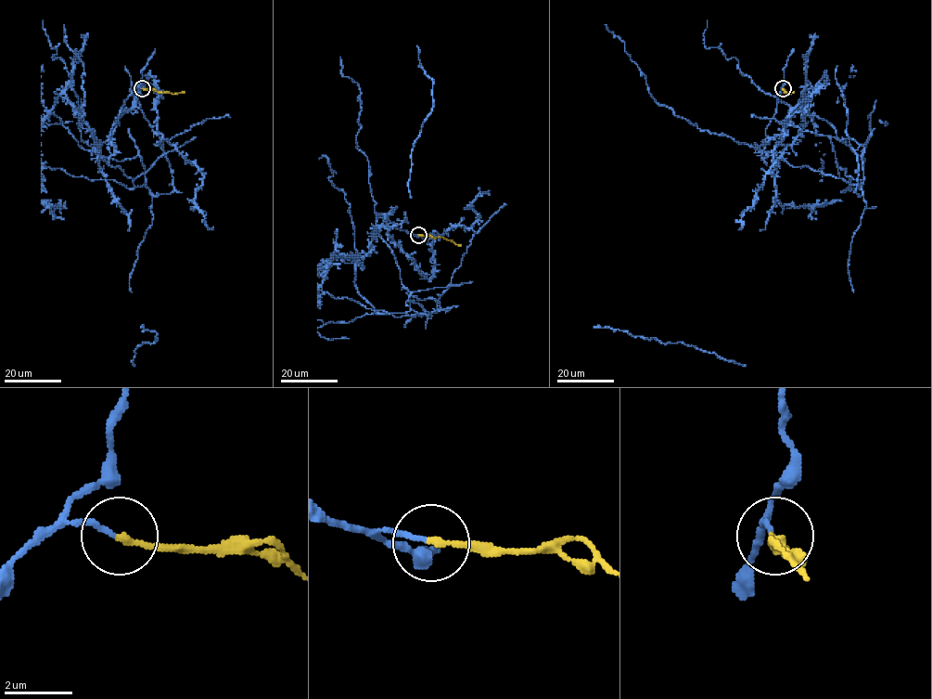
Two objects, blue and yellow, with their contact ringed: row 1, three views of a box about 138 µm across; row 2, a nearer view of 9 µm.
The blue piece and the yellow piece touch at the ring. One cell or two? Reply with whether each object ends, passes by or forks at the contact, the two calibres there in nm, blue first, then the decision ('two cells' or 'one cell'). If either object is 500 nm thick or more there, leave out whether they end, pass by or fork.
blue ends; yellow ends; calibres 140 and 170 nm; two cells

